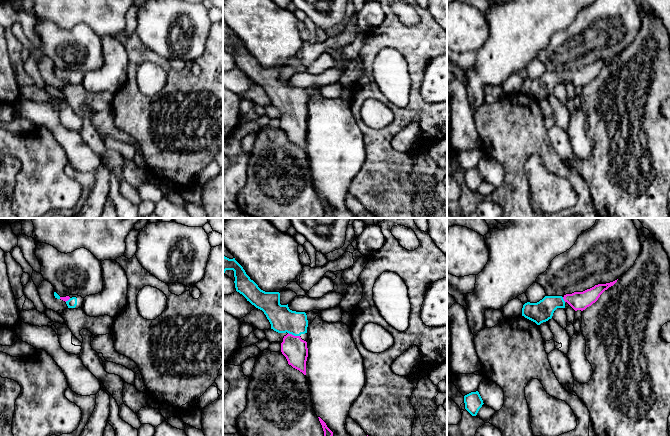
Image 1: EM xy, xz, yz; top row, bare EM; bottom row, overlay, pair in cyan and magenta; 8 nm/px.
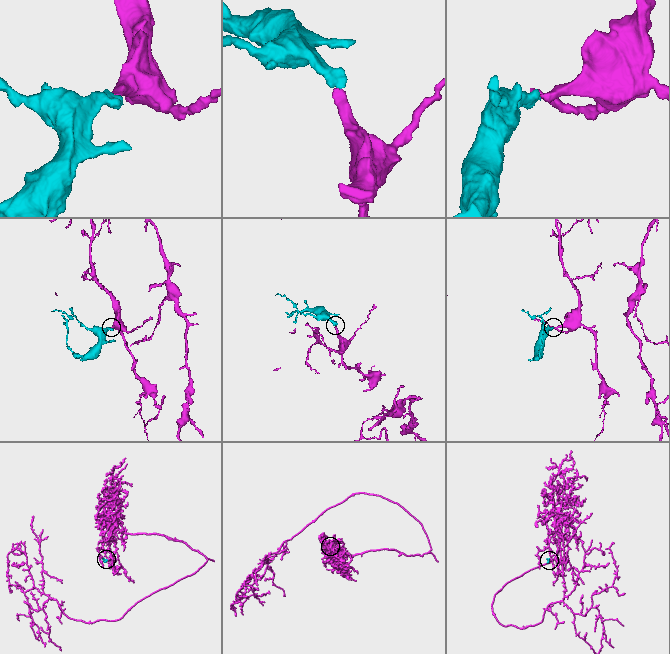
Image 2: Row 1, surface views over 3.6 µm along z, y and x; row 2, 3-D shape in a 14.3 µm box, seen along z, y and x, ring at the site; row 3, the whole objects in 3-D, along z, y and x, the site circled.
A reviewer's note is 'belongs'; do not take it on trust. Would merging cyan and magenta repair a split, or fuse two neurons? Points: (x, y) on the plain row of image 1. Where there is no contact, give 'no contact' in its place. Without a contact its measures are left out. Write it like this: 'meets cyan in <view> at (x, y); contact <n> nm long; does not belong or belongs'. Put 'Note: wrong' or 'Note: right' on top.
Note: right
meets cyan in xz at (294, 111); contact 100 nm long; belongs

